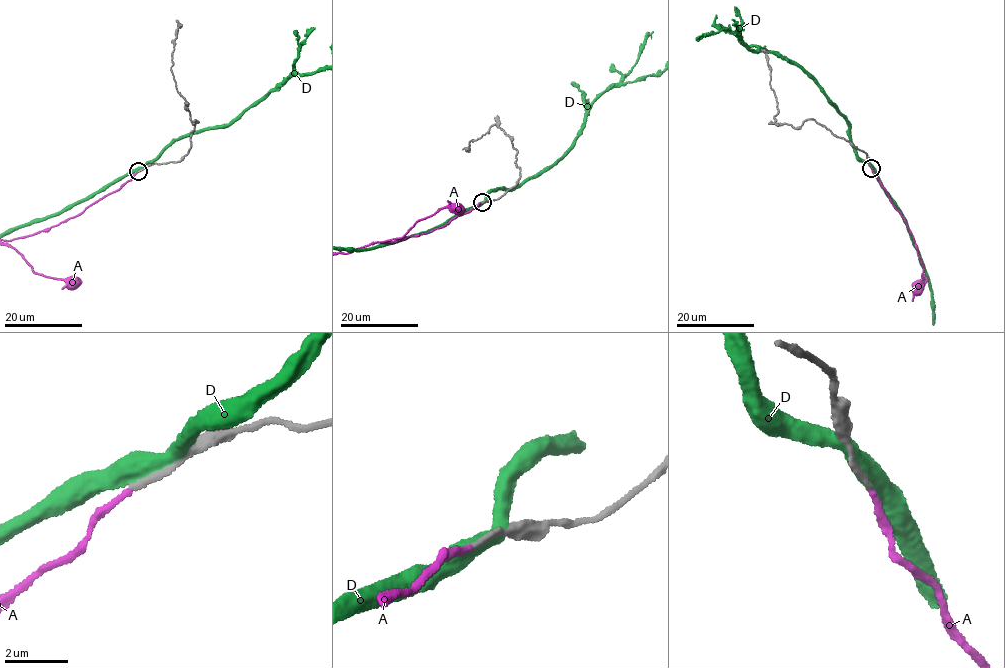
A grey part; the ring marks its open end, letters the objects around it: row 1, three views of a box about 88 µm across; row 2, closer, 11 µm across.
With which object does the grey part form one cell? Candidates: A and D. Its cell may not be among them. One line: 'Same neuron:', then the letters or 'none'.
Same neuron: A

